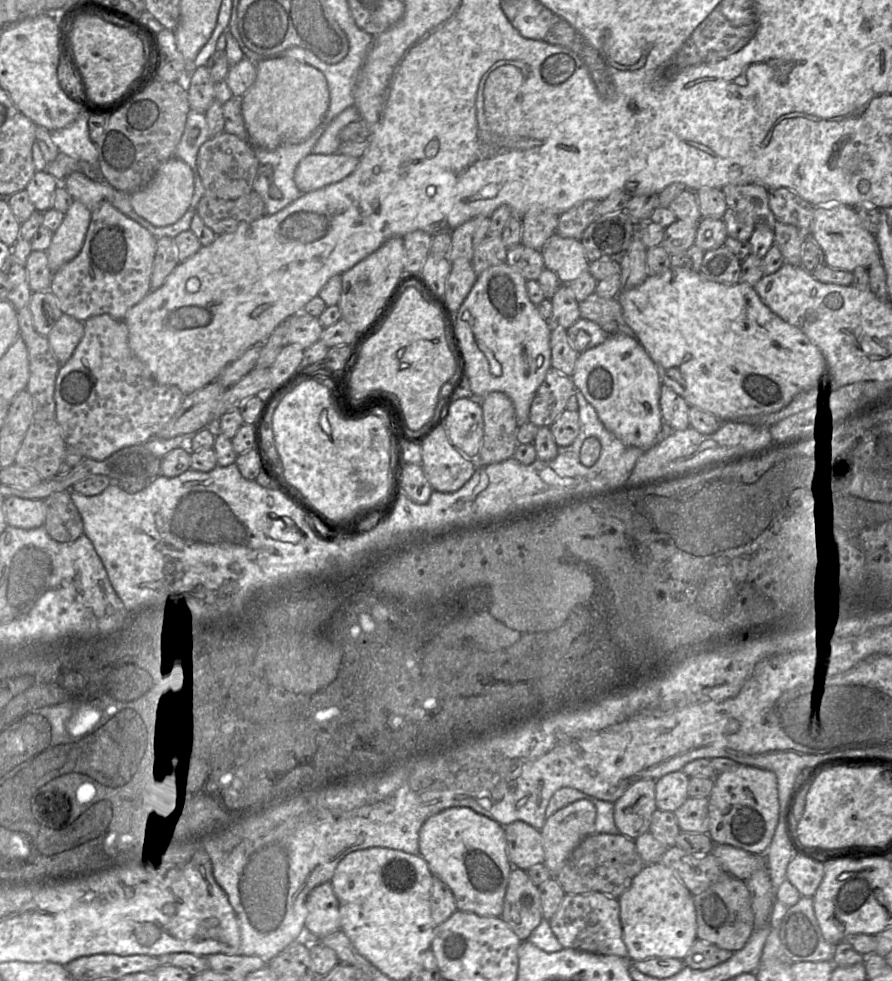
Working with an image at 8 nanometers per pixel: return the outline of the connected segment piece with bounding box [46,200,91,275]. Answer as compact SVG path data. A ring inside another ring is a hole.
M74 200L59 228L53 233L51 244L46 250L52 275L79 254L90 219L91 211L82 202Z

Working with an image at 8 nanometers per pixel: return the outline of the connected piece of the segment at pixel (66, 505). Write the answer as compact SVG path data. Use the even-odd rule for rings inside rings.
M71 490L56 492L44 500L48 534L58 542L74 542L83 534L82 517L71 499Z

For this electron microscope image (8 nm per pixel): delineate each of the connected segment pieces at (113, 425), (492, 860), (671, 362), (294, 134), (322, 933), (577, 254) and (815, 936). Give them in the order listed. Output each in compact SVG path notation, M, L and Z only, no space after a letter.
M101 314L88 318L83 324L83 337L70 359L60 366L56 377L56 420L67 446L77 448L84 458L101 461L124 447L144 444L153 438L176 413L185 395L178 387L162 385L153 379L145 364L131 351L123 320Z
M468 807L447 808L430 816L419 832L419 855L428 864L434 877L451 889L457 910L485 917L501 917L510 873L513 869L507 855L505 827Z
M685 267L668 268L660 275L649 275L646 280L631 290L620 292L617 297L624 318L634 331L636 339L645 348L657 367L662 384L669 386L682 396L690 406L698 407L716 416L720 421L761 424L765 417L781 411L800 393L823 382L826 374L826 360L821 350L799 328L791 325L773 313L759 298L750 284L739 282L724 285L705 278L700 272L692 272Z
M274 56L256 63L256 78L241 98L249 143L266 150L305 141L324 119L330 103L326 77L294 58Z
M331 882L316 886L306 901L305 930L310 940L319 940L340 930L340 906Z
M555 233L540 252L545 268L553 271L562 284L569 284L589 269L590 262L578 239Z
M803 896L795 905L787 909L779 926L778 935L783 946L784 958L789 962L833 963L836 945L826 941L822 935L814 912L813 898Z

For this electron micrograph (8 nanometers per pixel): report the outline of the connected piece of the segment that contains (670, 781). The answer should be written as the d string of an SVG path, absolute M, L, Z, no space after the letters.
M683 771L668 773L656 780L655 803L658 810L676 811L688 798L689 776Z

